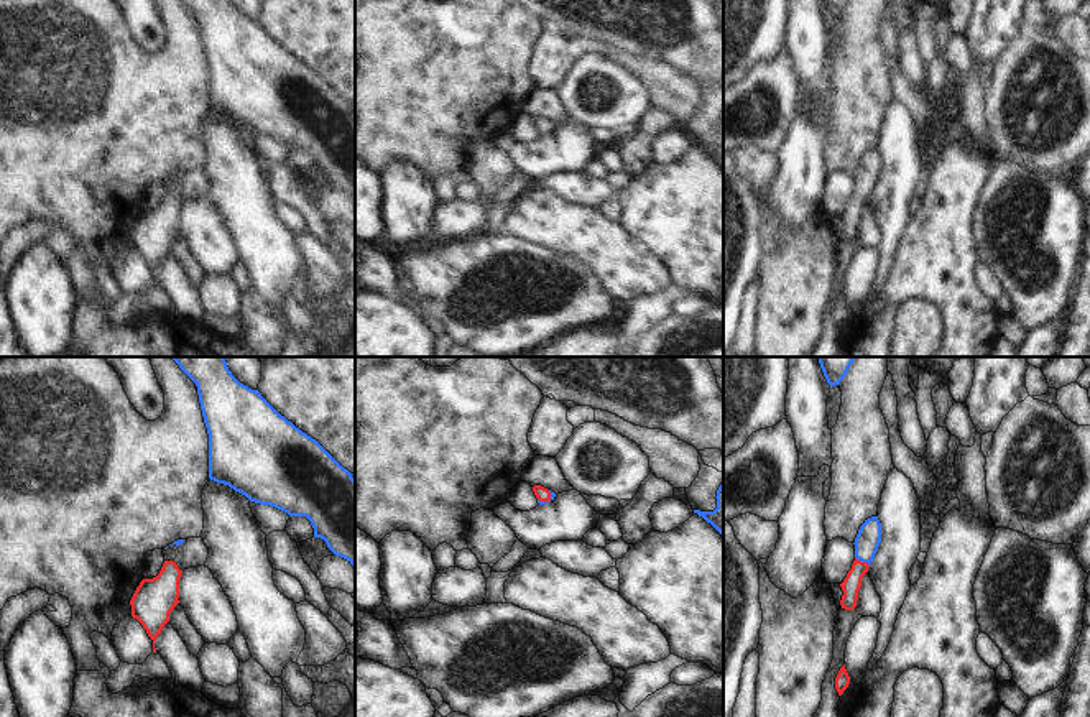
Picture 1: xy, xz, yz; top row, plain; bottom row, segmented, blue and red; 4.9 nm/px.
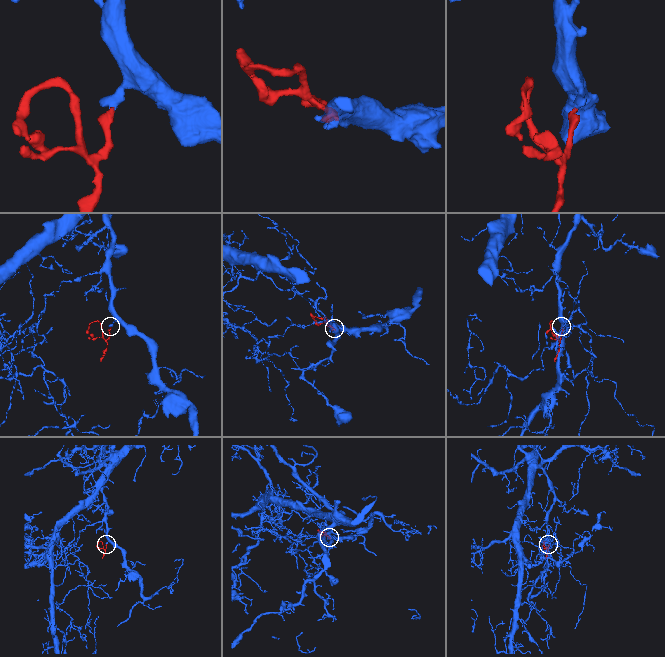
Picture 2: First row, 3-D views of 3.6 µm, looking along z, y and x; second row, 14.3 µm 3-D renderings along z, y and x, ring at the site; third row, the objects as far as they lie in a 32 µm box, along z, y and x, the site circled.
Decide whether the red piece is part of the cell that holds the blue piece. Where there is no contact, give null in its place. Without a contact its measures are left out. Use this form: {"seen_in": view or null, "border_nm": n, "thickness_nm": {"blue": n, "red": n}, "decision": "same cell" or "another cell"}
{"seen_in": "yz", "border_nm": 90, "thickness_nm": {"blue": 120, "red": 90}, "decision": "same cell"}

